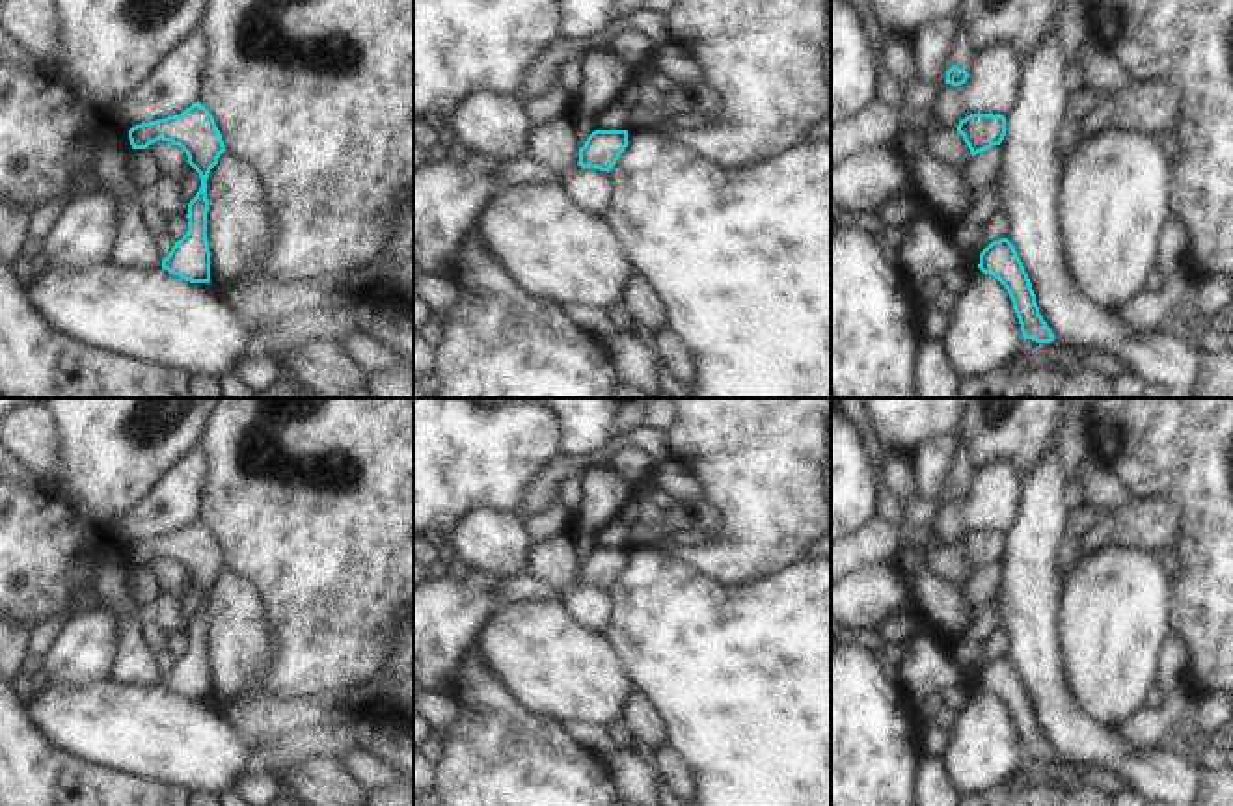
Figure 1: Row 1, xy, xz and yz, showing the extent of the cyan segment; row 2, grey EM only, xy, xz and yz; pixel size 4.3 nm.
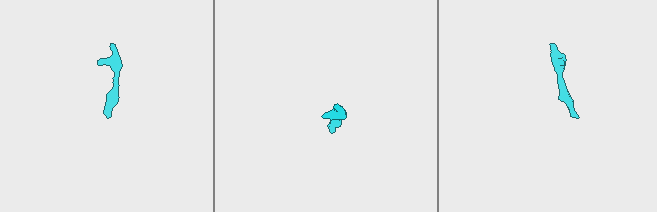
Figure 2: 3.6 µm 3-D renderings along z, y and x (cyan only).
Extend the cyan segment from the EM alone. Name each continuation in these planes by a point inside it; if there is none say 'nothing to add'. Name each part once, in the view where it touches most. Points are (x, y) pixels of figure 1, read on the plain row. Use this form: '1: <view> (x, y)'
1: yz (965, 468)

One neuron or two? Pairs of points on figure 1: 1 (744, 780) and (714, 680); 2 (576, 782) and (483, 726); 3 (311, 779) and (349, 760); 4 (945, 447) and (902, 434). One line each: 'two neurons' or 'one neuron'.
1: one neuron
2: one neuron
3: two neurons
4: two neurons

